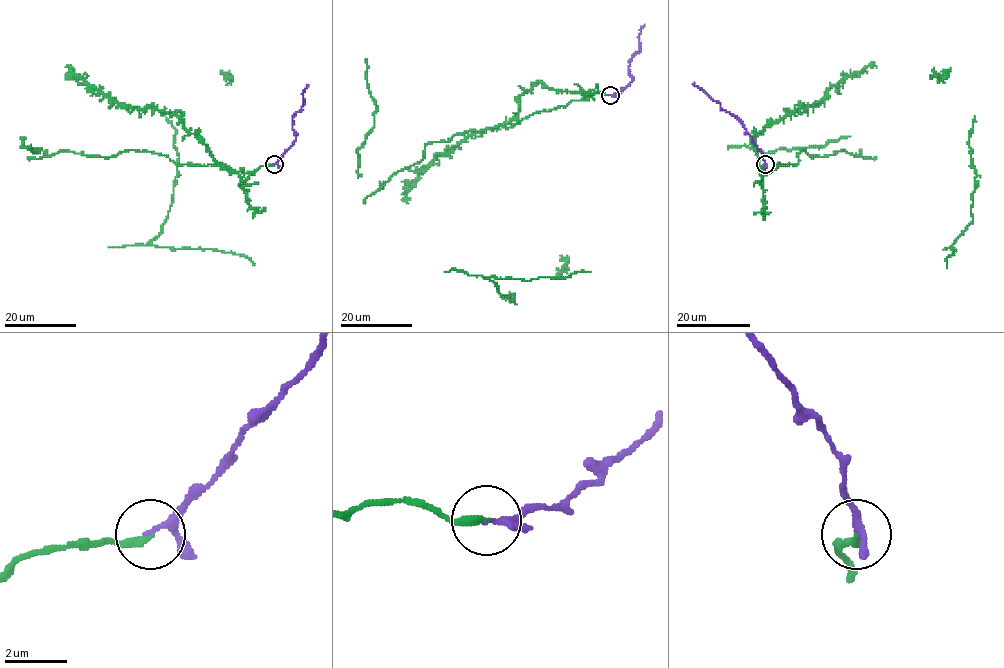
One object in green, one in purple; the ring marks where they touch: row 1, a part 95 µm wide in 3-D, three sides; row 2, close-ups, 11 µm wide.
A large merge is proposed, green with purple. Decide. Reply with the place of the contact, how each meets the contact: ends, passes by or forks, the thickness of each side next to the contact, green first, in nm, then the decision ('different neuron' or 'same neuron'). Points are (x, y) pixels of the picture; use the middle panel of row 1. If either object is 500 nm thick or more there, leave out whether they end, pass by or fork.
place (610, 95); green ends; purple passes by; calibres 240 and 170 nm; same neuron

